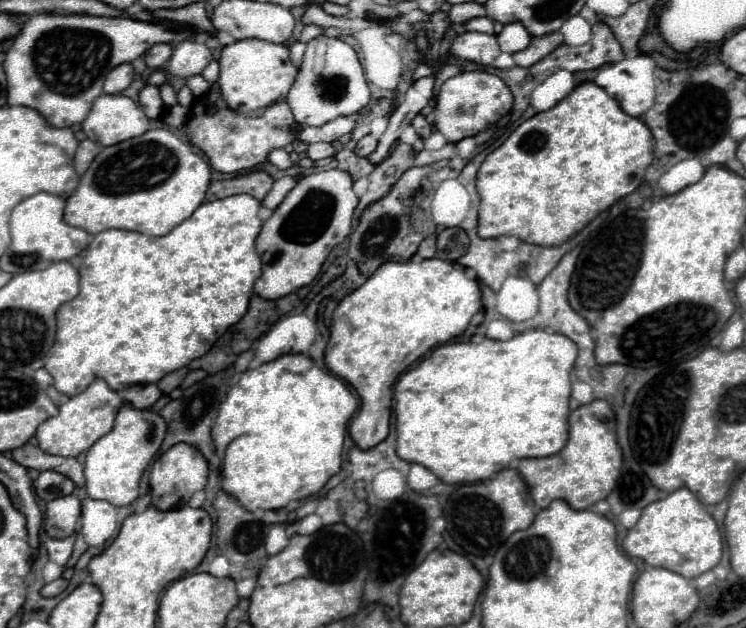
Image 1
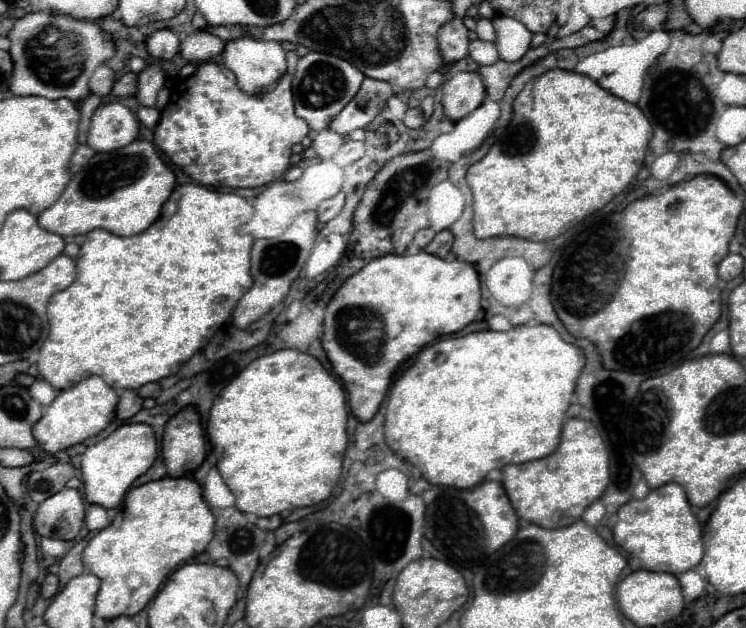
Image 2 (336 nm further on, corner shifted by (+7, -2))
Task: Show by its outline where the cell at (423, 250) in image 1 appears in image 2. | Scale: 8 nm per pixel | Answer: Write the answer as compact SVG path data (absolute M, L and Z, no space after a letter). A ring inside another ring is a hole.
M420 229L420 231L414 235L414 245L418 245L420 249L426 247L426 245L434 239L434 235L436 235L434 229Z

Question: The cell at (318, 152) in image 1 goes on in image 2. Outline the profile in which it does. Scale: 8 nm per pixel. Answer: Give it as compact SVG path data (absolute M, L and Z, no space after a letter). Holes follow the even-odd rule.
M324 129L320 131L314 141L312 141L312 149L316 151L318 159L330 159L336 155L336 151L344 145L344 137L332 129Z

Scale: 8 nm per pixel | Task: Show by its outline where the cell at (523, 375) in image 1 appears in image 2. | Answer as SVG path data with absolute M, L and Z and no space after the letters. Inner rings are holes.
M518 325L510 331L488 329L440 339L422 349L414 365L392 385L386 403L386 443L408 463L418 467L432 485L470 489L492 469L534 461L556 449L584 363L584 351L578 345L566 343L552 325Z

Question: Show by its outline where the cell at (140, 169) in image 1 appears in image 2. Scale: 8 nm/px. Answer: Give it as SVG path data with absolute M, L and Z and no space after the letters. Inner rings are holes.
M134 141L112 153L96 153L90 163L78 171L60 199L38 215L38 225L60 237L82 235L92 229L106 229L114 235L138 235L156 217L176 185L172 169L160 159L148 141Z

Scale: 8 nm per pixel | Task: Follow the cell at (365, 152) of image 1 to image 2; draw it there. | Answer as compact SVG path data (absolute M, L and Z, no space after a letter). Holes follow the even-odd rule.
M346 141L342 145L342 149L334 155L334 161L342 167L358 161L360 157L364 157L364 151L366 151L366 145L362 141Z

